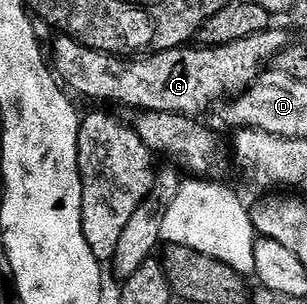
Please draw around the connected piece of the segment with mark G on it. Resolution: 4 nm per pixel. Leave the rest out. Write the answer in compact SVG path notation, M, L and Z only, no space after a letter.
M270 28L251 34L251 38L214 48L182 46L144 58L122 58L91 50L64 34L56 38L53 52L51 48L51 64L56 75L74 93L77 91L79 95L90 96L93 100L126 104L129 110L180 112L182 116L194 118L200 117L200 112L207 111L212 104L220 105L237 99L255 83L275 55L290 43L285 31Z

